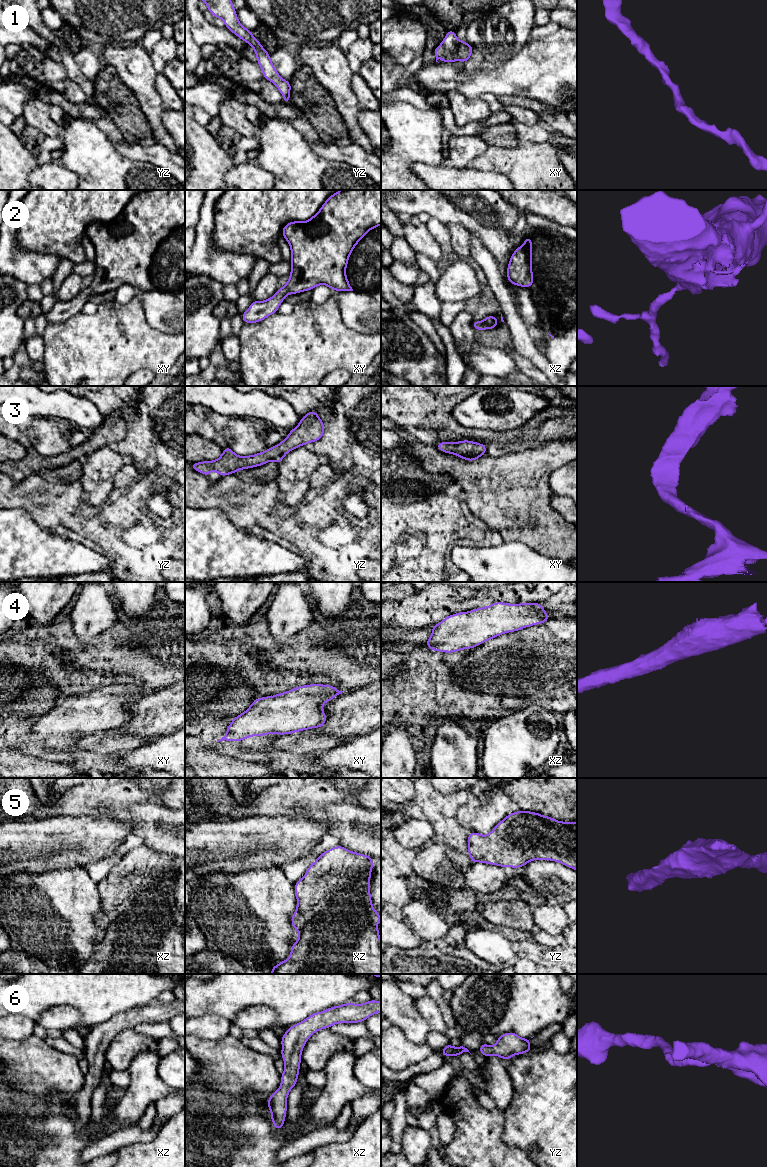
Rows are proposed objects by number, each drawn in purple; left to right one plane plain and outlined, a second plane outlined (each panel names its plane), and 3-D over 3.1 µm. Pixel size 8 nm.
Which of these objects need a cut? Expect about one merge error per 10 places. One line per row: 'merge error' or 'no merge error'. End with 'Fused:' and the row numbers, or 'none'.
1: no merge error
2: no merge error
3: no merge error
4: no merge error
5: no merge error
6: no merge error
Fused: none

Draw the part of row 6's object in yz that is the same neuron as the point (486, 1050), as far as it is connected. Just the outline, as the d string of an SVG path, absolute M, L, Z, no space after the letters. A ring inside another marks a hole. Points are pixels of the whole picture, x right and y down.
M507 1032L497 1037L497 1043L494 1046L482 1042L479 1052L485 1057L497 1055L507 1061L514 1055L531 1052L530 1040L533 1037L523 1039L514 1032Z

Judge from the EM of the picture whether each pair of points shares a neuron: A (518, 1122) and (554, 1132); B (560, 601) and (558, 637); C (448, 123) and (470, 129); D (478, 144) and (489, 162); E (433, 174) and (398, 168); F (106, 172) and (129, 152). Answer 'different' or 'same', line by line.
A: same
B: different
C: same
D: different
E: different
F: different

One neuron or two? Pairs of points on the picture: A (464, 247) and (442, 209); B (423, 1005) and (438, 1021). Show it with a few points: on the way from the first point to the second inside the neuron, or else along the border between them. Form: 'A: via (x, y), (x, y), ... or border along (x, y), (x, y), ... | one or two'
A: border along (447, 224), (460, 224), (469, 233) | two
B: via (427, 1009), (434, 1017) | one

